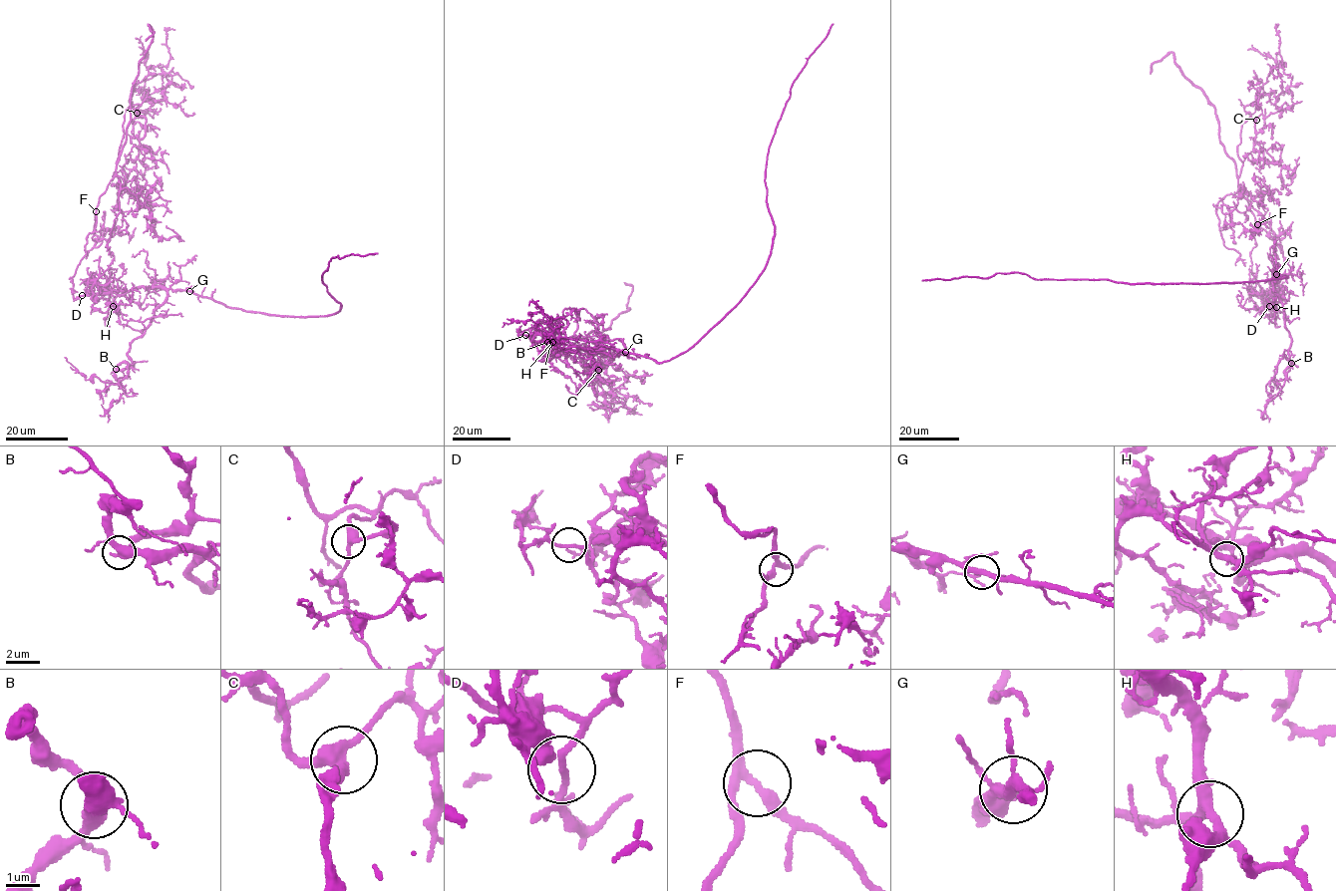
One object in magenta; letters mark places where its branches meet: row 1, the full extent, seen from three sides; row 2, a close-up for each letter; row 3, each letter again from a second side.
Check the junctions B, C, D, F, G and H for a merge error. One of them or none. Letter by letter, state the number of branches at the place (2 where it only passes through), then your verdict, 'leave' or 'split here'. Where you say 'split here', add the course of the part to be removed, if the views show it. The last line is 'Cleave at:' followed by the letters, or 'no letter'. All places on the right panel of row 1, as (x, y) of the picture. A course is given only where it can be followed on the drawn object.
B: branches 3; leave
C: branches 3; leave
D: branches 2; split here; course (1268, 306), (1264, 301), (1272, 295), (1272, 276), (1287, 276), (1131, 284), (1036, 279), (1017, 272), (921, 280)
F: branches 3; leave
G: branches 3; leave
H: branches 3; leave
Cleave at: D

